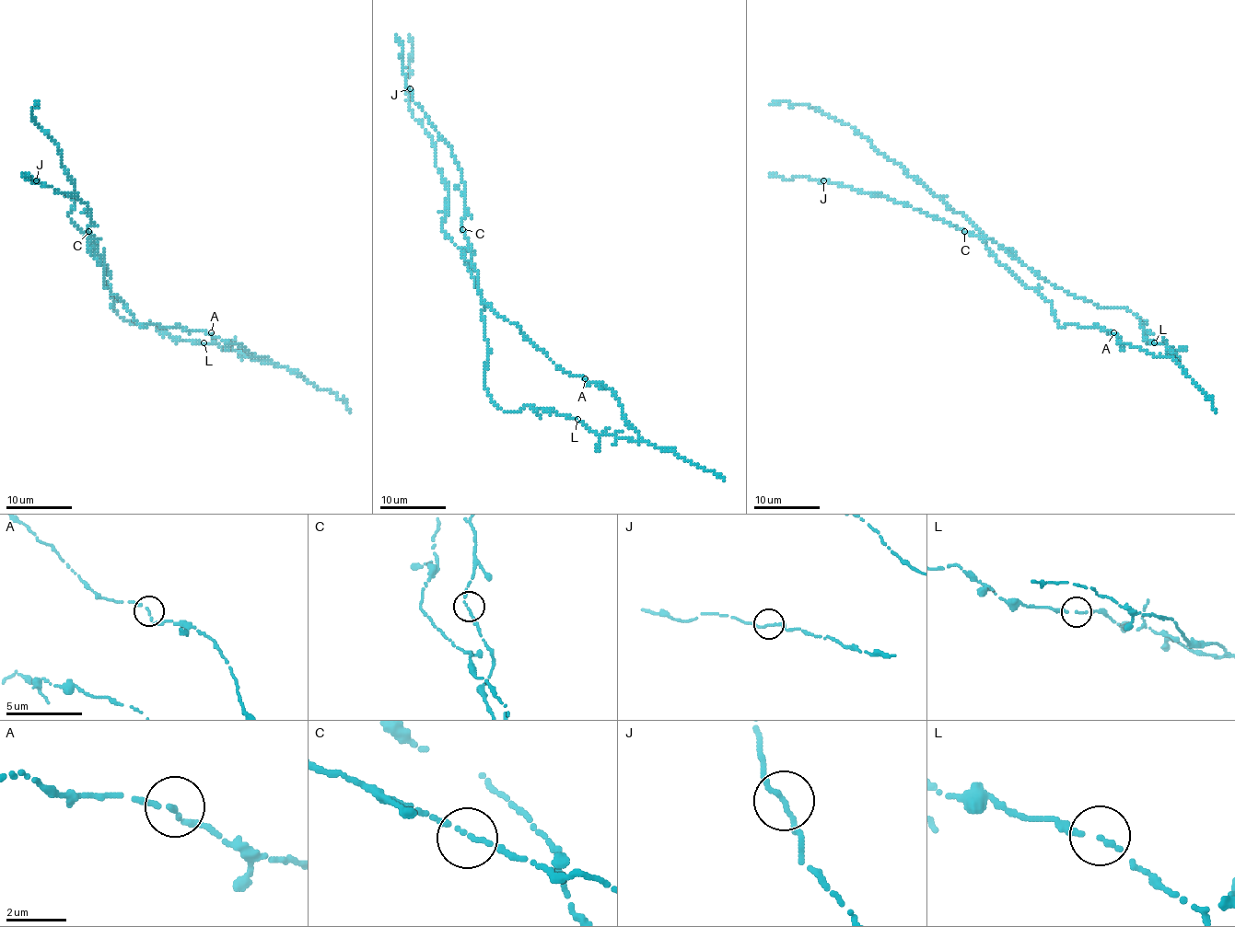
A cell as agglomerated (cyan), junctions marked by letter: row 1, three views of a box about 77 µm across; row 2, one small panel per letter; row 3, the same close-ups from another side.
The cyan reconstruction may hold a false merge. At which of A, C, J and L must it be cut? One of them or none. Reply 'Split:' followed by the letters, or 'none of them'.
Split: none of them

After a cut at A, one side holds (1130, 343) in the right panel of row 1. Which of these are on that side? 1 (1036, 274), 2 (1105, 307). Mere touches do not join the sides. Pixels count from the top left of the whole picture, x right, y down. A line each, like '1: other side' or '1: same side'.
1: same side
2: same side

